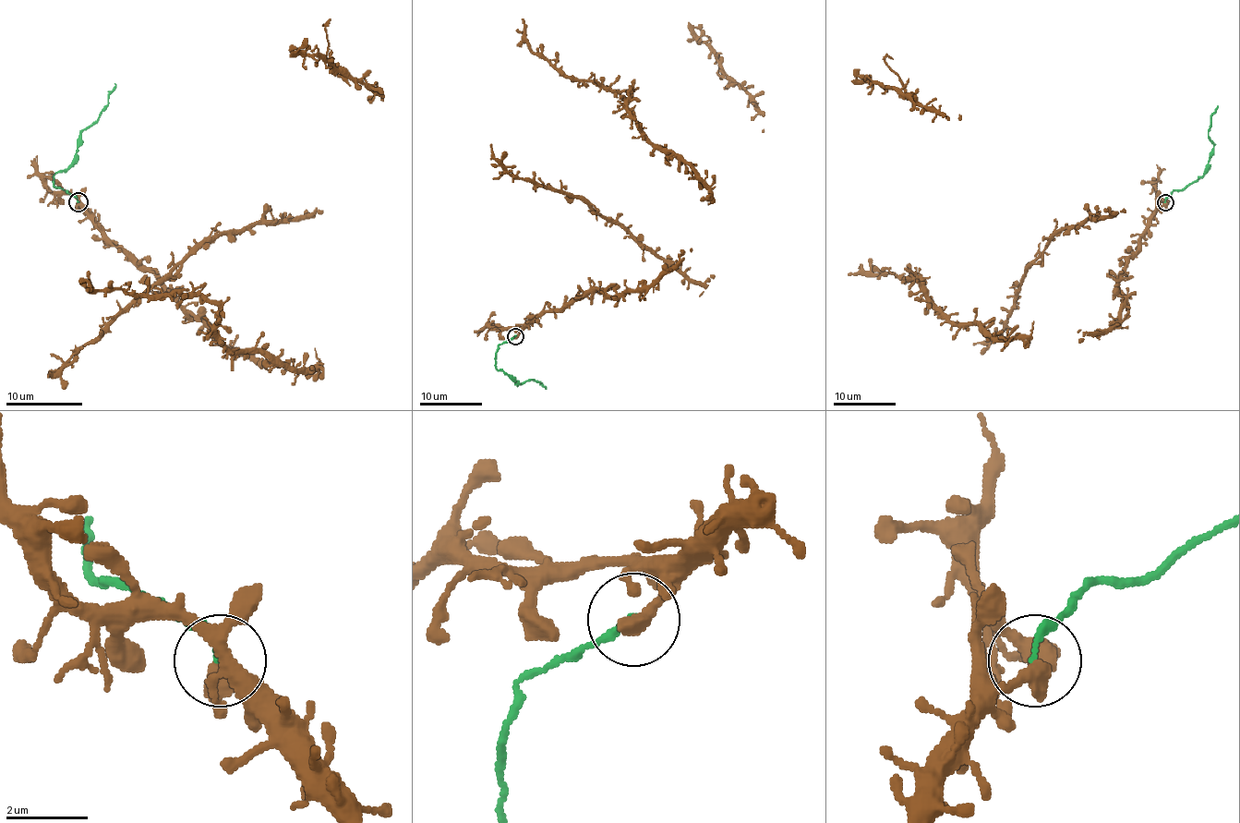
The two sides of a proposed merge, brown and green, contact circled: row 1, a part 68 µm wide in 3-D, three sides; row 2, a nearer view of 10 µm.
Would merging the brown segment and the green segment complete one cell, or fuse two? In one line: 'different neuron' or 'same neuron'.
different neuron

